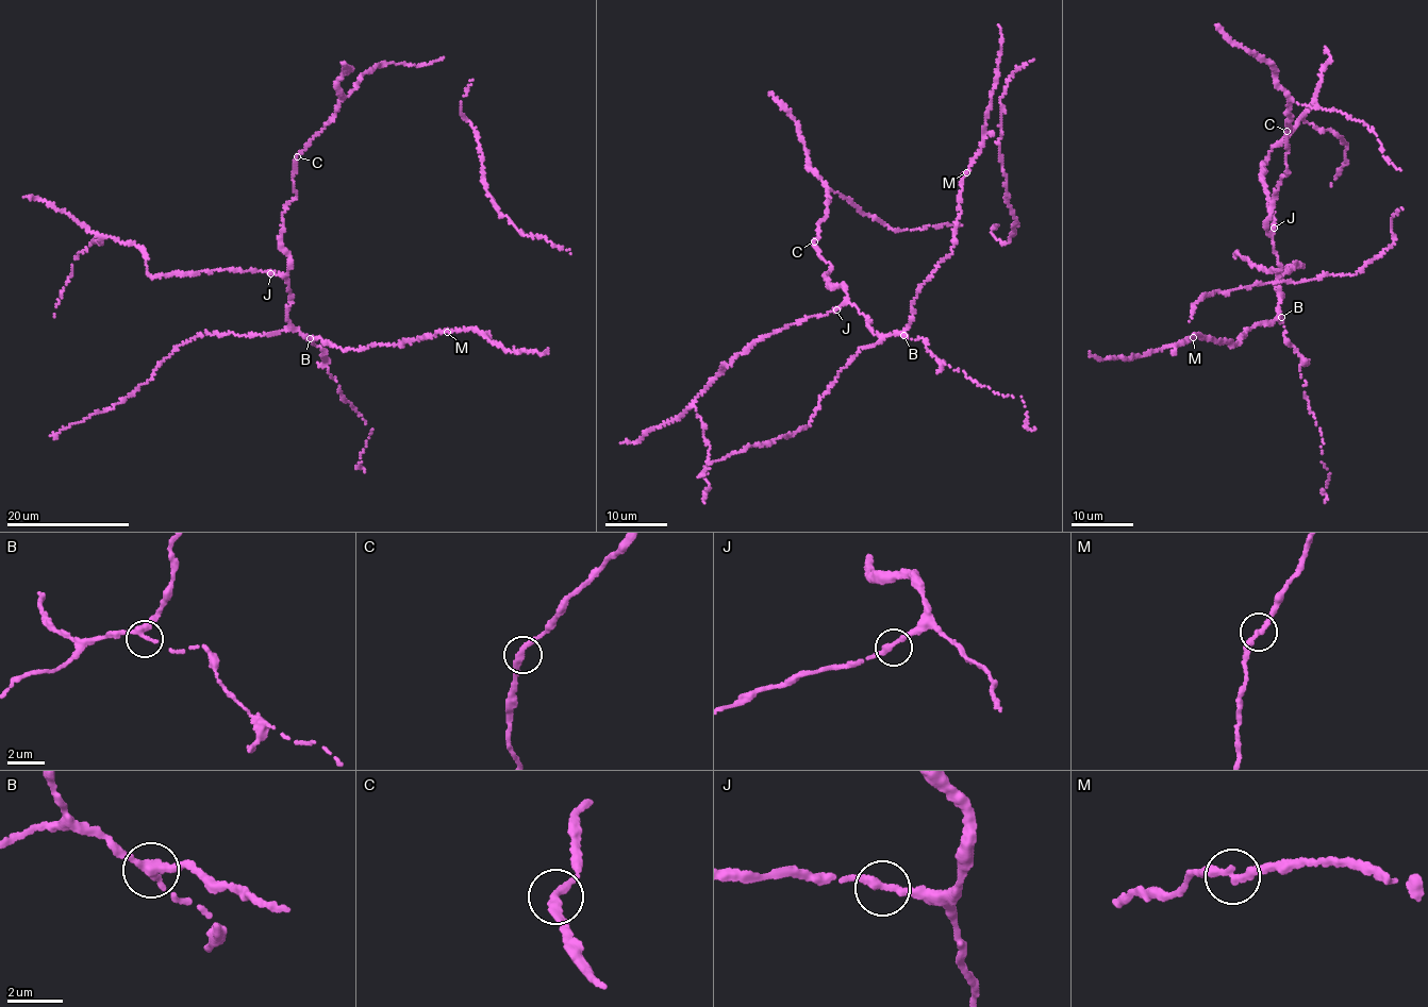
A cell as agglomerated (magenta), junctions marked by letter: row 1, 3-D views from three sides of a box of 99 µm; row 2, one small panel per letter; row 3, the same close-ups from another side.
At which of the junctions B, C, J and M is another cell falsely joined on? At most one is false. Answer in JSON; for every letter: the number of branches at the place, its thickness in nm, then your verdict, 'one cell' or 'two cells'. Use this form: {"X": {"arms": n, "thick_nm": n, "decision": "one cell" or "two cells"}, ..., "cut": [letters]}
{"B": {"arms": 2, "thick_nm": 320, "decision": "one cell"}, "C": {"arms": 2, "thick_nm": 300, "decision": "one cell"}, "J": {"arms": 2, "thick_nm": 300, "decision": "one cell"}, "M": {"arms": 2, "thick_nm": 320, "decision": "one cell"}, "cut": []}

